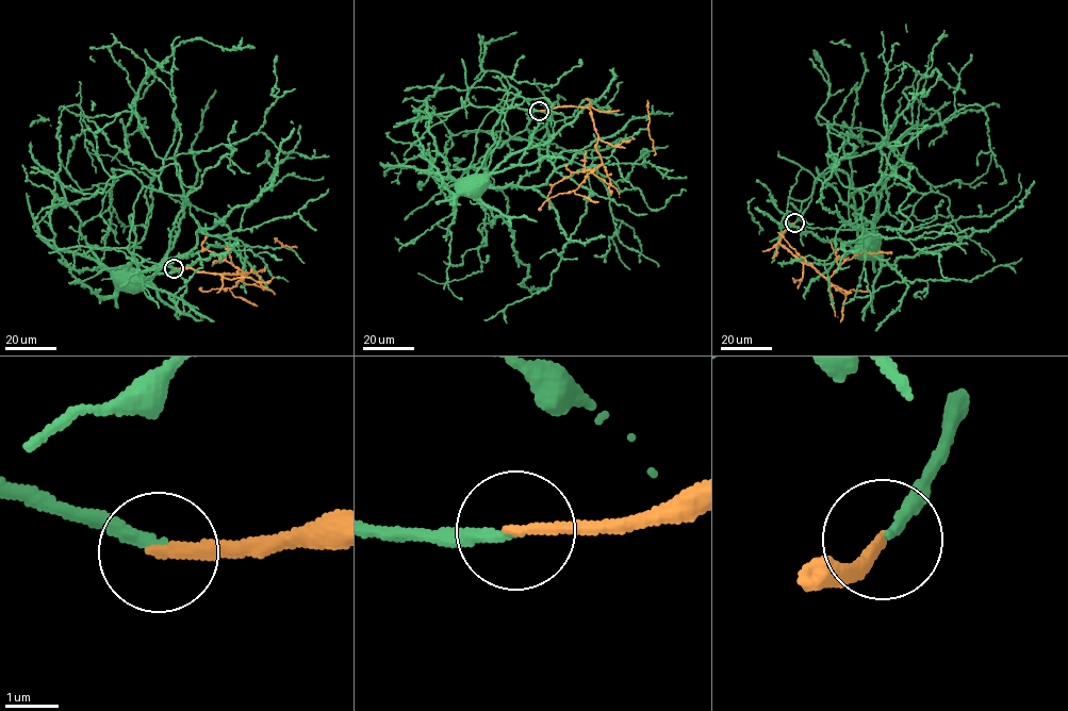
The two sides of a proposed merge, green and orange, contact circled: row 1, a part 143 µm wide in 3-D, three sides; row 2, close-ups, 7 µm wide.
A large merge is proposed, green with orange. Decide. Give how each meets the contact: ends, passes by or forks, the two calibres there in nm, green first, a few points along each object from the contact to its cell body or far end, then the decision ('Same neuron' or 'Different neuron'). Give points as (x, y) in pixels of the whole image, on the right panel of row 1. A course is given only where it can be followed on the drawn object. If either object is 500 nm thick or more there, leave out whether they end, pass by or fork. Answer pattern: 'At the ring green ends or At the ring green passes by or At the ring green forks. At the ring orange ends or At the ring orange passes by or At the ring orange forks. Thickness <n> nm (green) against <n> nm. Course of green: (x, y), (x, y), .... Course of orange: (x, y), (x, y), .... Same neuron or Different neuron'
At the ring green ends. At the ring orange ends. Thickness 240 nm (green) against 190 nm. Course of green: (795, 221), (828, 166), (830, 143), (839, 182), (863, 200), (856, 296), (894, 282), (969, 281), (1021, 258). Course of orange: (794, 222), (789, 226), (779, 243), (824, 277), (832, 275), (844, 261), (864, 251), (891, 253). Same neuron

